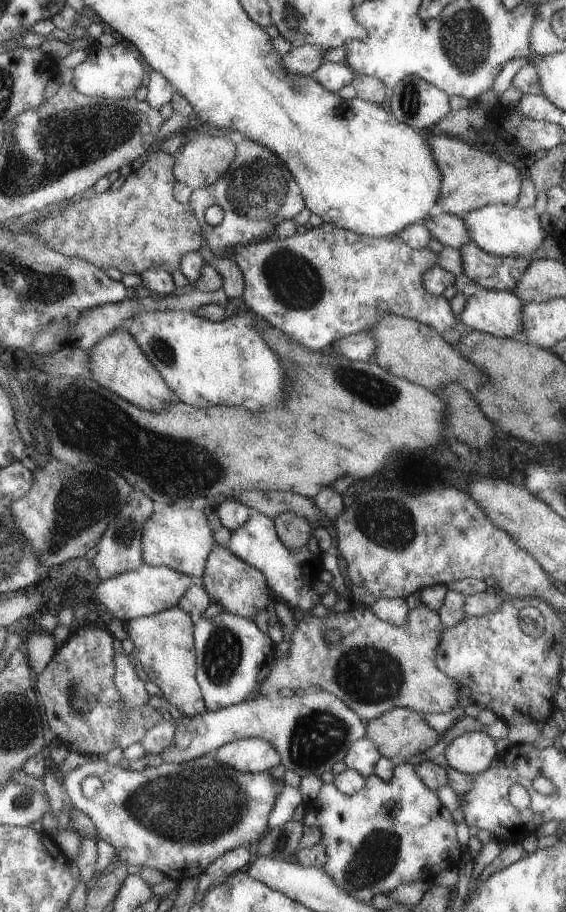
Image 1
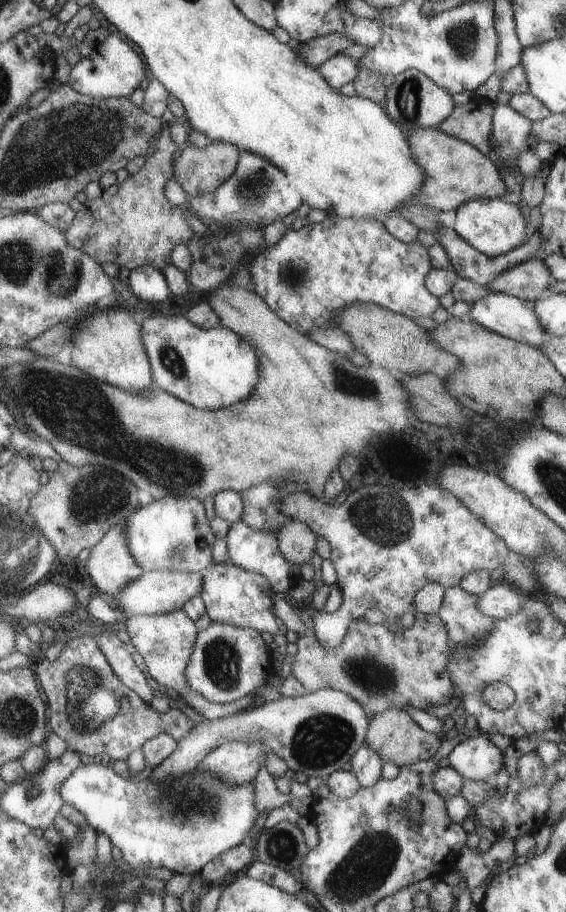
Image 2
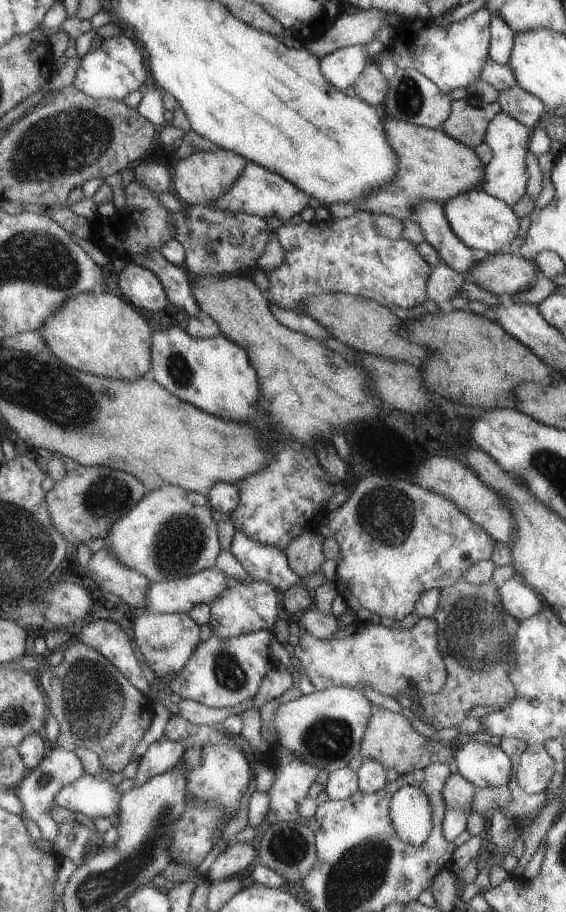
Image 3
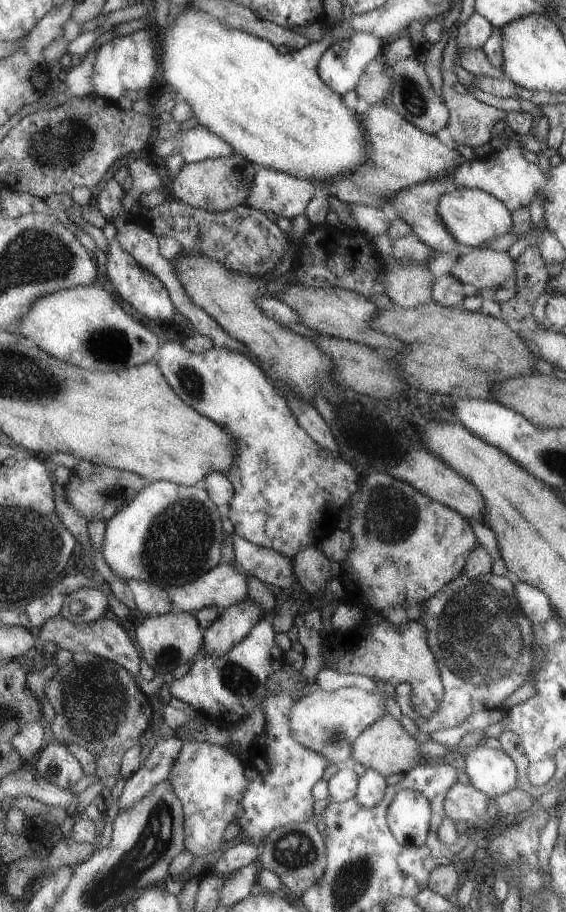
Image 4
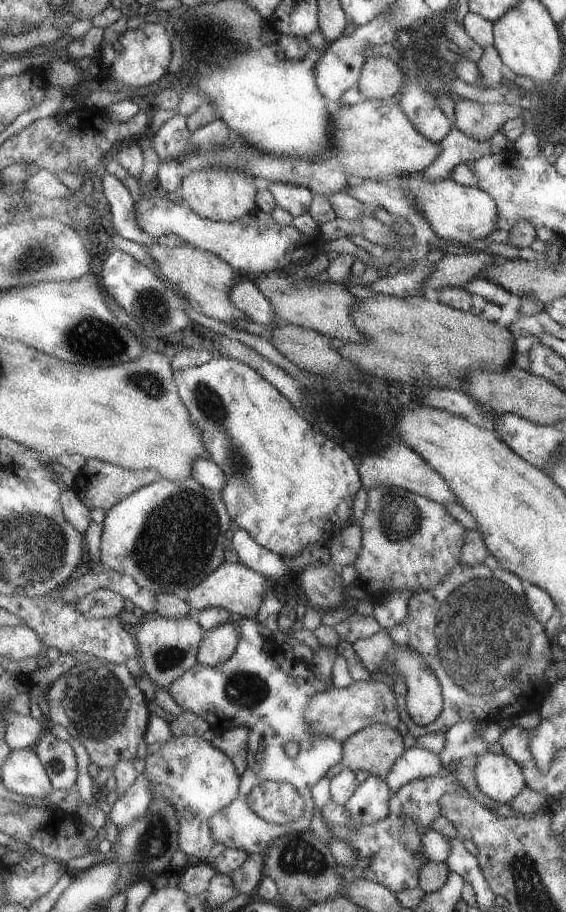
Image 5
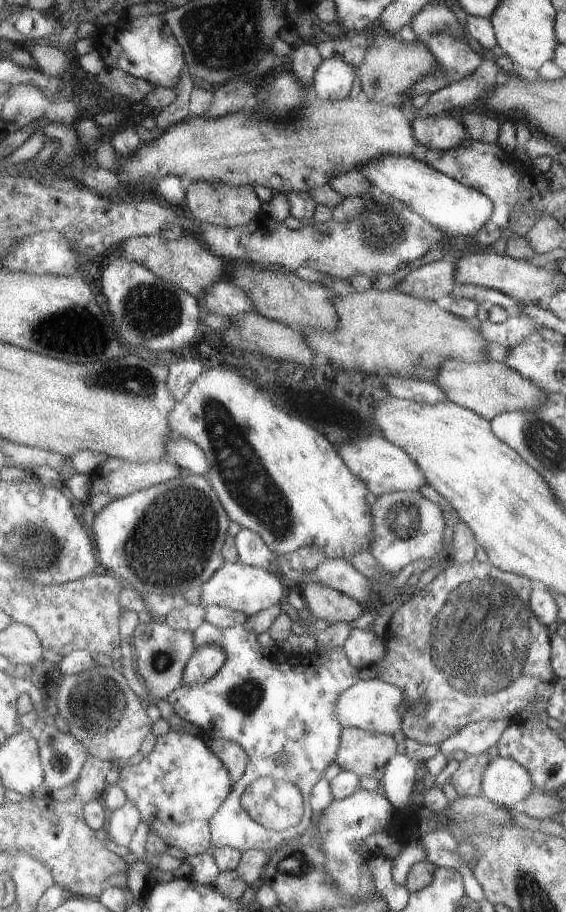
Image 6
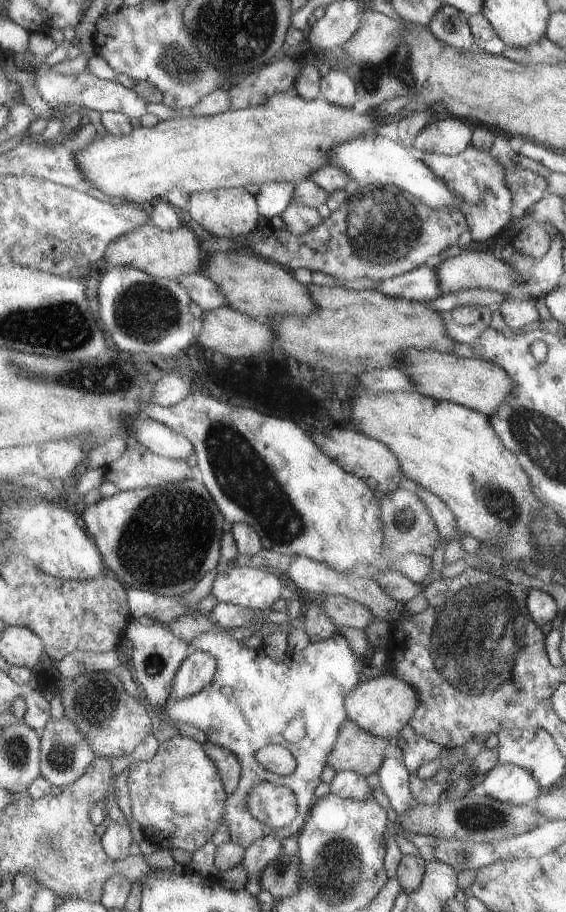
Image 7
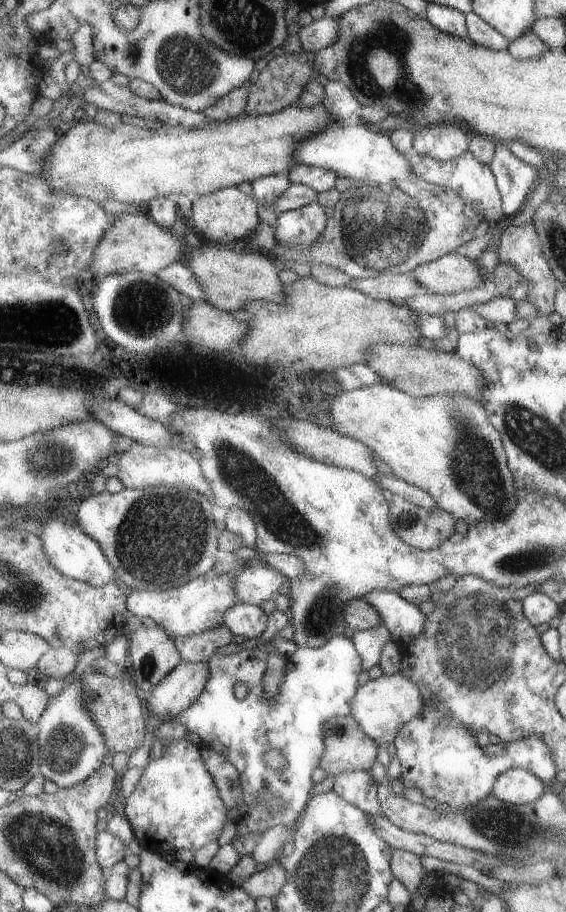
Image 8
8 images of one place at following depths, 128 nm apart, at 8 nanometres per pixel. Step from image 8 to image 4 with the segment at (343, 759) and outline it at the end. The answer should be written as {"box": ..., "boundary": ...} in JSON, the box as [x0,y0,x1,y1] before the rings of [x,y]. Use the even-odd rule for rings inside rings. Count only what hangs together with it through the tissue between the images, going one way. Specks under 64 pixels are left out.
{"box":[350,714,426,776],"boundary":[[[387,714],[374,722],[355,740],[355,744],[352,746],[350,763],[354,762],[363,764],[367,770],[373,769],[383,774],[383,776],[391,776],[391,774],[406,774],[412,768],[426,761],[422,758],[421,744],[401,726],[399,720],[395,720],[391,715]]]}

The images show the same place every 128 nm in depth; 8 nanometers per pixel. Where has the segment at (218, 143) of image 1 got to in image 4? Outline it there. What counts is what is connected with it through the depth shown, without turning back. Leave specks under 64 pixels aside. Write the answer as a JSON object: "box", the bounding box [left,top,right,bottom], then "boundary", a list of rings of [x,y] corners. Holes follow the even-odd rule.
{"box":[171,152,259,212],"boundary":[[[235,152],[228,157],[211,157],[188,163],[179,174],[171,178],[172,191],[174,196],[191,206],[211,212],[228,211],[246,204],[259,168],[240,152]]]}

